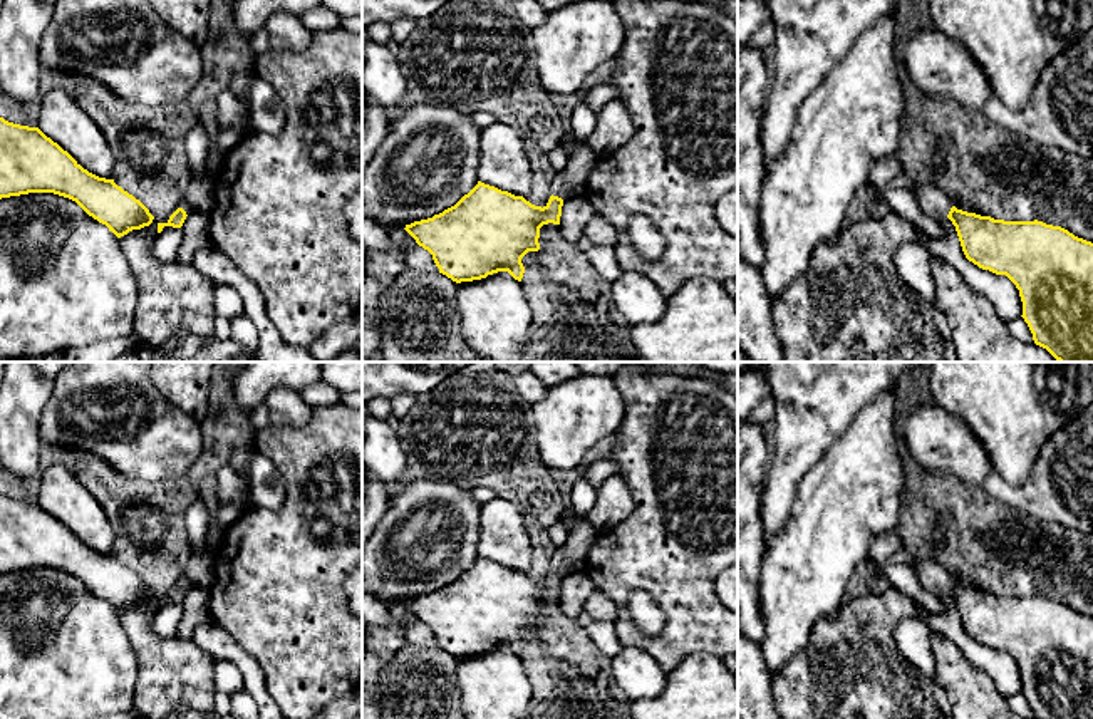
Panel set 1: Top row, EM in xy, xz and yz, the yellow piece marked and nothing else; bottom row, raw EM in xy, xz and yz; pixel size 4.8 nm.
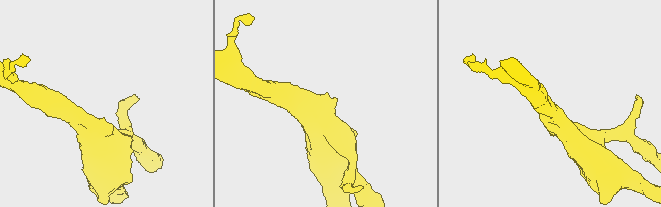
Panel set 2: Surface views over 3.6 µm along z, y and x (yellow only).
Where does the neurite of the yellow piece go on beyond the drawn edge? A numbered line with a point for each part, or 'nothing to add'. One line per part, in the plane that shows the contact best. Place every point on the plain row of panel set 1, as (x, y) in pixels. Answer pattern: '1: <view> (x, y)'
1: xz (580, 538)

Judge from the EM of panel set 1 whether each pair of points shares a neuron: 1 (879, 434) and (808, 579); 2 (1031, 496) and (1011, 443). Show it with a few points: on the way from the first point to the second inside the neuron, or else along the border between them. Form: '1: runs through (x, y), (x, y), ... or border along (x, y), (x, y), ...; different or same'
1: runs through (862, 470), (852, 493), (837, 510), (822, 543); same
2: border along (1043, 446), (1020, 483), (993, 470); different

